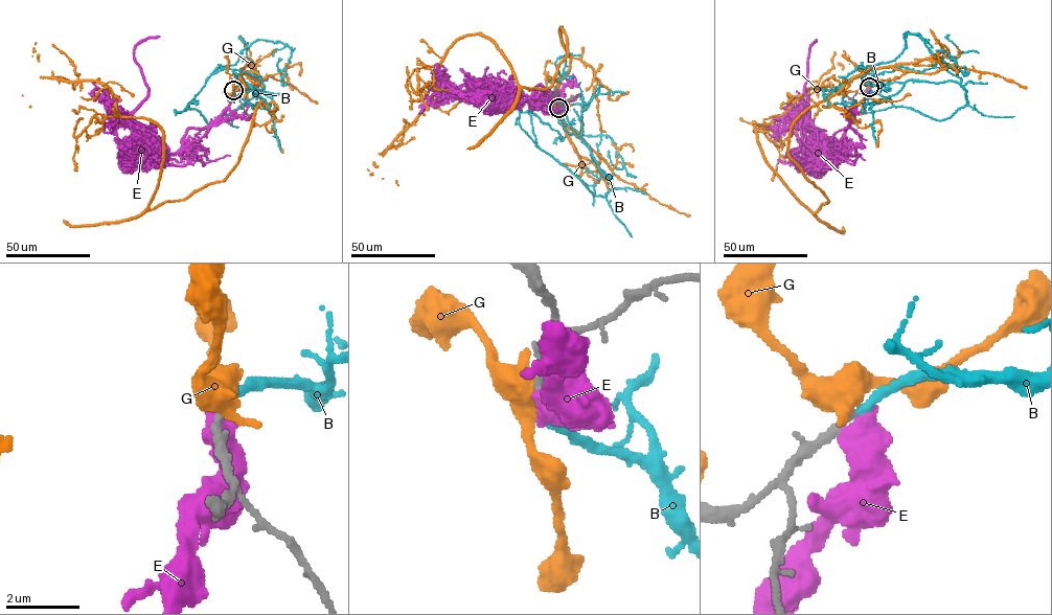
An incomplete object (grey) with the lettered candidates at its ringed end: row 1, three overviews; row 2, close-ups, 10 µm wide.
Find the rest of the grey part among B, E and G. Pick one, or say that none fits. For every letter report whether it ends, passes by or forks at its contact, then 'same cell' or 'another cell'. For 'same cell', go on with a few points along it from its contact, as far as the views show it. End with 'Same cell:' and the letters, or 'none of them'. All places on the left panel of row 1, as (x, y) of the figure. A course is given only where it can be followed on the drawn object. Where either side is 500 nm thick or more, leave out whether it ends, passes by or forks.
B: it ends; same cell; course (233, 90), (254, 92), (211, 124), (188, 107), (257, 40), (291, 49), (281, 76), (281, 59)
E: another cell
G: it forks; another cell
Same cell: B

